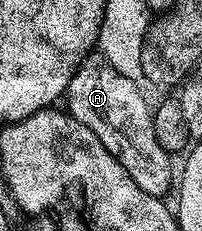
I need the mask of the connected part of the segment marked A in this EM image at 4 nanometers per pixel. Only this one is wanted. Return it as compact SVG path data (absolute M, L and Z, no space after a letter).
M90 54L77 68L71 78L67 93L67 111L83 126L90 128L103 142L103 146L113 157L135 178L139 190L152 196L168 197L175 184L174 157L163 146L159 146L159 138L155 138L153 125L153 108L145 101L141 93L142 85L131 78L123 78L115 66L111 66L99 54Z

